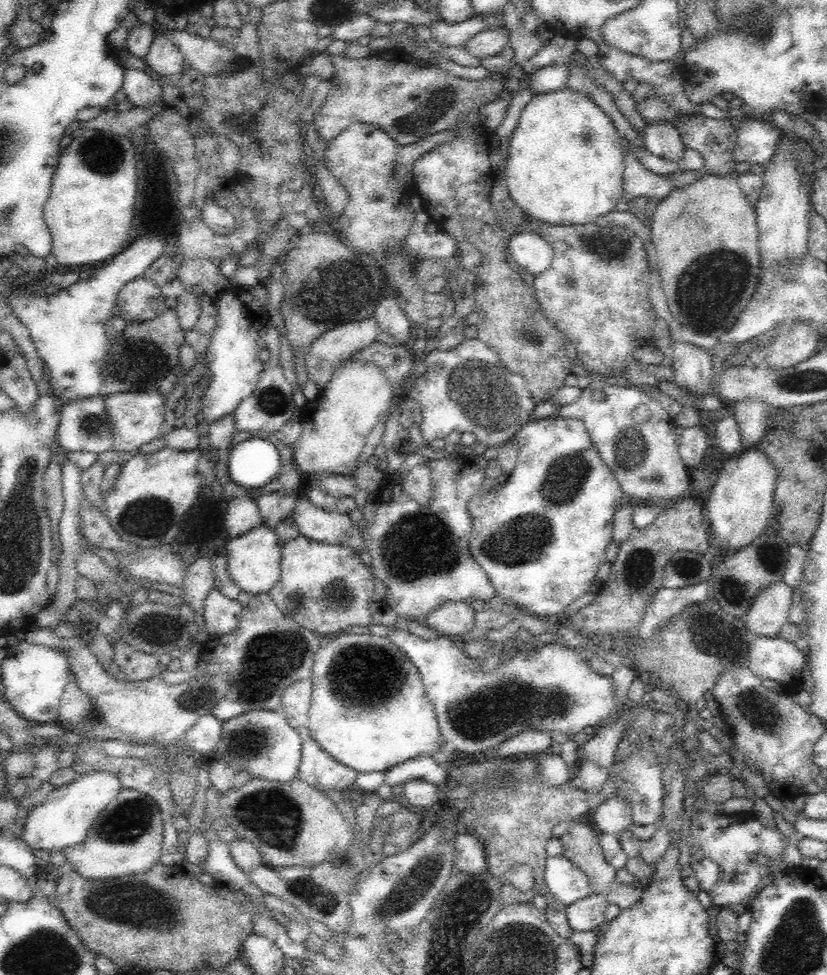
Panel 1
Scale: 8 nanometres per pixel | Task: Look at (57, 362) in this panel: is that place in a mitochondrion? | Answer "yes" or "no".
no

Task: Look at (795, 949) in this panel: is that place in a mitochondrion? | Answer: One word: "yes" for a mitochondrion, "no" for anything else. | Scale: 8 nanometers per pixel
yes

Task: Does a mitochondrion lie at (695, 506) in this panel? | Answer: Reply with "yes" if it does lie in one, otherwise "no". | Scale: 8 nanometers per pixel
no

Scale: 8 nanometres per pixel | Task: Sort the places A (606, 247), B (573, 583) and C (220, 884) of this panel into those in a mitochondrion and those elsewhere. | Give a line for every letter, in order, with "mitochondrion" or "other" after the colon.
A: mitochondrion
B: other
C: other

